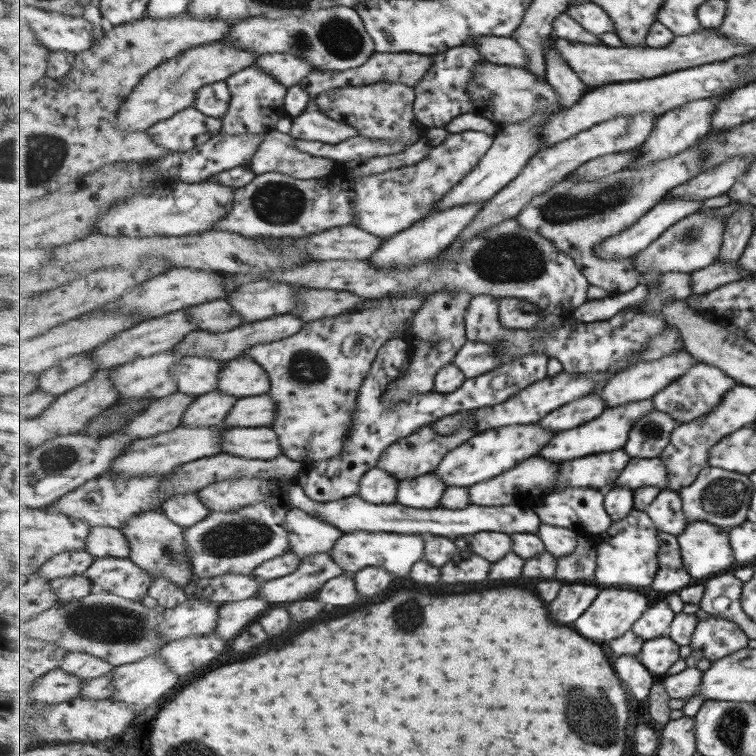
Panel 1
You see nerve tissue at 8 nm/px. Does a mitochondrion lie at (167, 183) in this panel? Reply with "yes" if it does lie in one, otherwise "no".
no

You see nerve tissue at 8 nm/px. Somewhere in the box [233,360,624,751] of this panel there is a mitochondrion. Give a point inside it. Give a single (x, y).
(582, 722)

